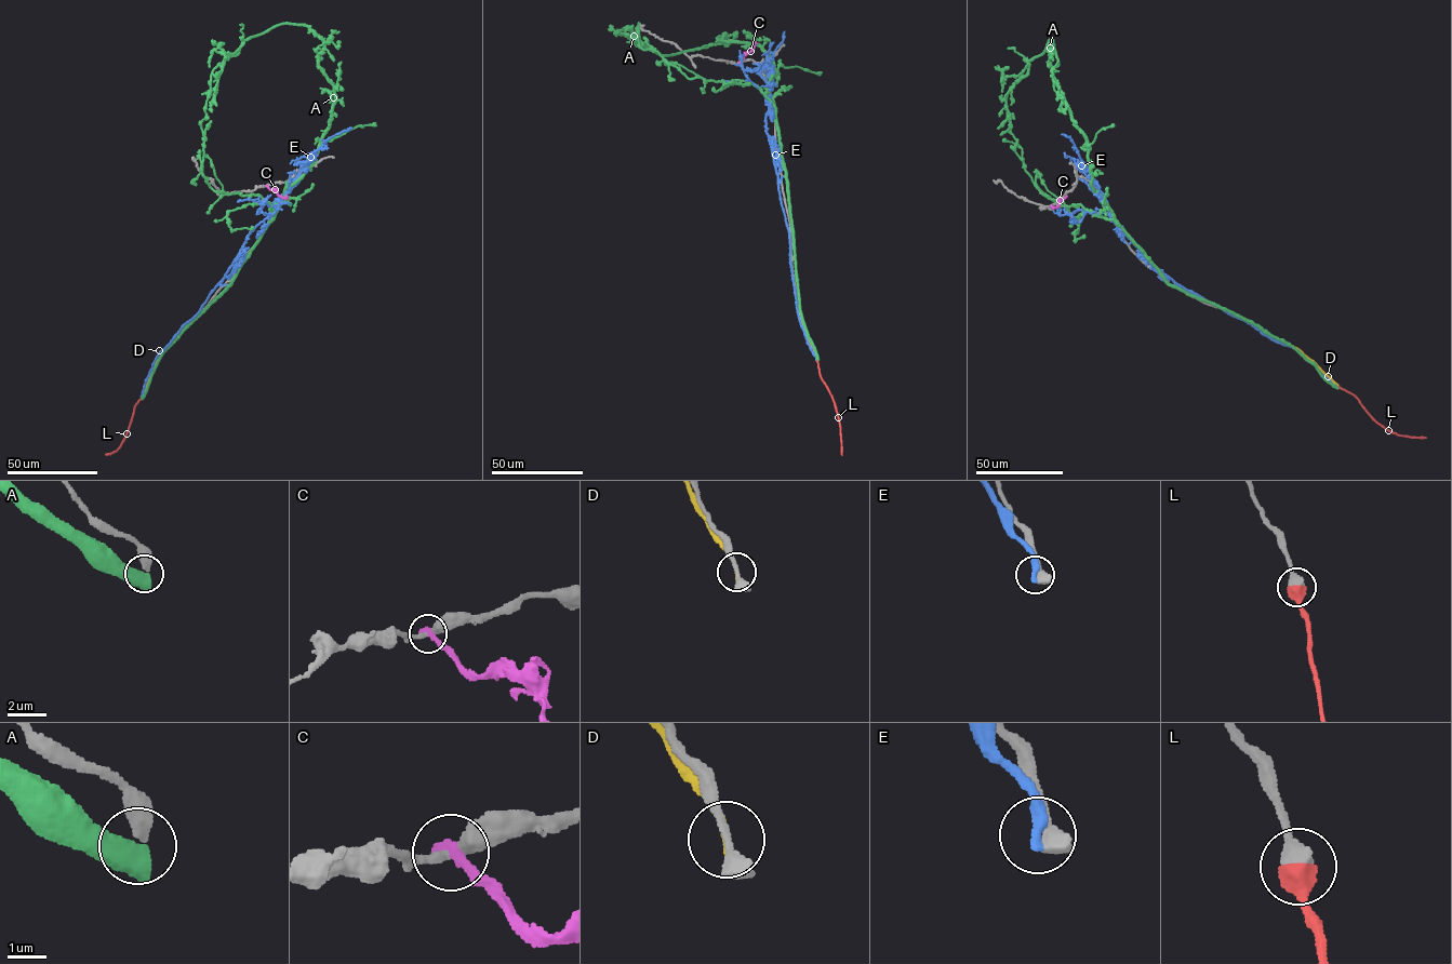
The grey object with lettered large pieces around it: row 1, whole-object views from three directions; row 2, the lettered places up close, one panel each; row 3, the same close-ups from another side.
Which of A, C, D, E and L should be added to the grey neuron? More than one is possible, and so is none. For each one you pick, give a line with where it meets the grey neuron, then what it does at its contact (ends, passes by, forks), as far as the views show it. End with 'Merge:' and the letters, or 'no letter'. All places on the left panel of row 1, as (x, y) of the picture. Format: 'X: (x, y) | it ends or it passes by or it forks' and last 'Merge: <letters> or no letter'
L: (142, 397) | it ends
Merge: L

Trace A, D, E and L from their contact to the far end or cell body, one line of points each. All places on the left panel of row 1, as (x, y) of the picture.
A: (142, 398), (312, 160), (335, 96), (323, 41), (291, 23), (245, 39), (212, 72), (205, 120)
D: (143, 393), (160, 351)
E: (142, 396), (158, 355), (222, 282), (248, 236), (267, 217), (271, 203), (309, 154), (351, 128)
L: (142, 396), (135, 405), (121, 444), (116, 451), (106, 454)

